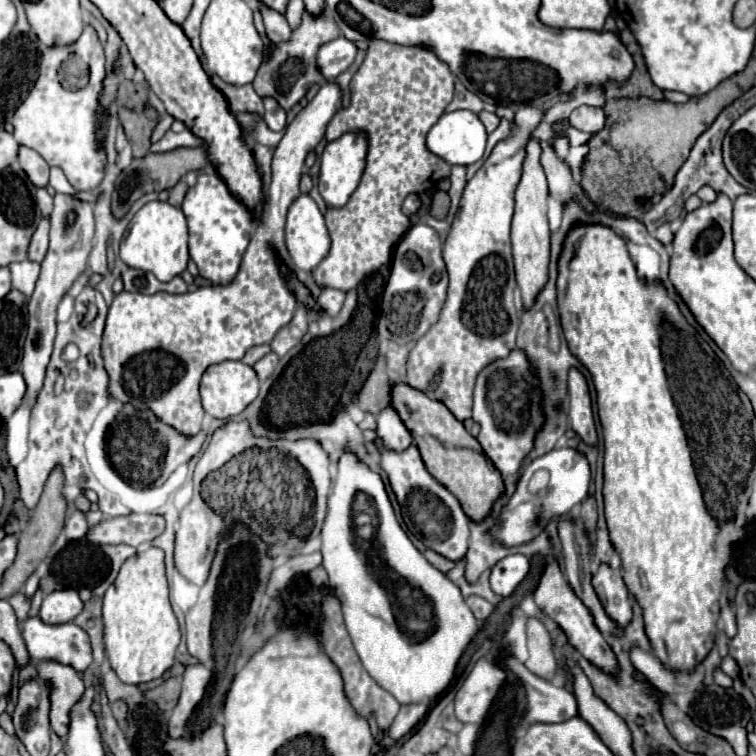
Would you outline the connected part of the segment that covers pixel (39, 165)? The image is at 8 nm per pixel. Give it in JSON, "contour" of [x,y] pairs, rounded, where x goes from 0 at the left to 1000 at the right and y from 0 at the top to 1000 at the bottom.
{"contour":[[[25,193],[25,217],[28,222],[36,228],[38,238],[54,249],[54,246],[62,246],[62,238],[65,238],[65,220],[62,214],[41,196],[36,193]]]}

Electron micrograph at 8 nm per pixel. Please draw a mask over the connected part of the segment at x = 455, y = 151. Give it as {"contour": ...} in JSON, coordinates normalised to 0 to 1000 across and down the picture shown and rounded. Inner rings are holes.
{"contour":[[[604,146],[586,151],[565,177],[565,196],[591,217],[620,220],[636,212],[644,175],[631,151]]]}

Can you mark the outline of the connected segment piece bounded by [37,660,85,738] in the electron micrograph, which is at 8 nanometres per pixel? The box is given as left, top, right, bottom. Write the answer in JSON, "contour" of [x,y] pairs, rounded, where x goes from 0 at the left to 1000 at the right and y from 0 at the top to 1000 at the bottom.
{"contour":[[[73,873],[52,876],[49,892],[52,892],[52,899],[57,899],[57,905],[62,905],[65,910],[67,963],[81,976],[86,976],[89,963],[91,963],[91,939],[107,923],[112,913],[110,899],[99,889],[99,884],[89,878],[78,878]]]}

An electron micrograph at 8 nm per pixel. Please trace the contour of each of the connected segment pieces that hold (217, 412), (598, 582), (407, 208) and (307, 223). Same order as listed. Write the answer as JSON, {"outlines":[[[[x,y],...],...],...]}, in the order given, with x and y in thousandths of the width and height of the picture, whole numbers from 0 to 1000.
{"outlines":[[[[292,479],[284,484],[276,484],[266,503],[266,529],[269,540],[282,553],[306,553],[319,548],[343,521],[343,500],[337,497],[337,489],[321,479]]],[[[795,746],[790,759],[784,759],[784,778],[792,788],[800,810],[819,825],[829,828],[837,817],[835,791],[829,772],[821,762],[821,754],[808,751],[806,746]]],[[[541,257],[541,259],[536,262],[536,267],[533,267],[533,283],[536,283],[536,286],[544,286],[544,283],[549,283],[549,280],[554,278],[554,272],[557,272],[554,259],[552,259],[552,257]]],[[[396,257],[382,272],[377,296],[377,325],[393,357],[414,357],[435,333],[430,288],[409,257]]]]}

